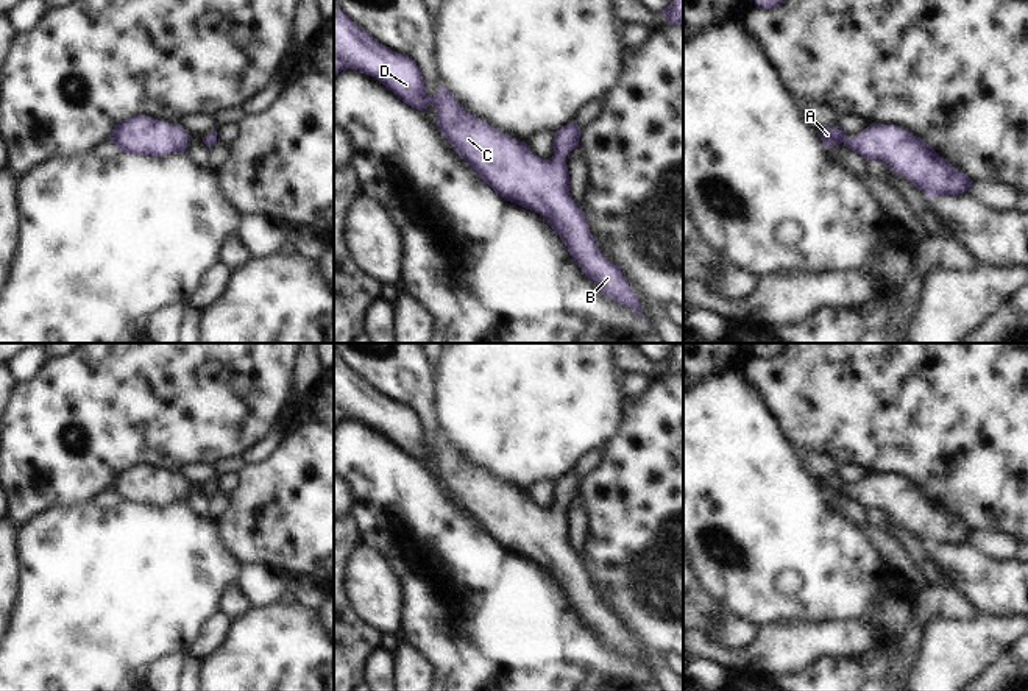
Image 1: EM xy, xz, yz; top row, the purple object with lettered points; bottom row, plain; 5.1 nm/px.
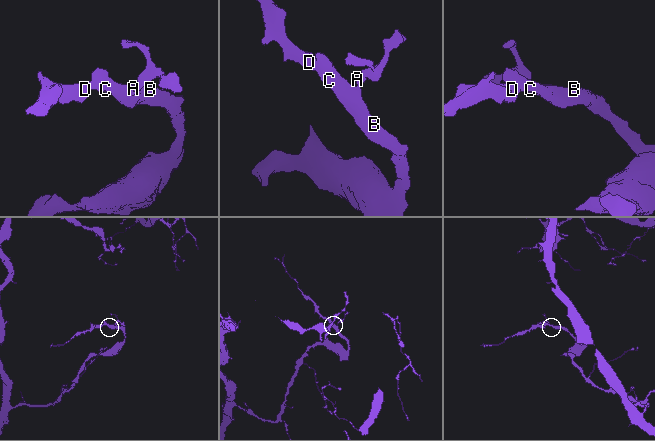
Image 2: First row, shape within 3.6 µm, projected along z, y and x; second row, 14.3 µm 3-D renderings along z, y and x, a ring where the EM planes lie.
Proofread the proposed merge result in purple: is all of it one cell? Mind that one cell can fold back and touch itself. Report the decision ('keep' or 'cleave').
keep

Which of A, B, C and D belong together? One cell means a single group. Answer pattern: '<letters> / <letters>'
A B C D

